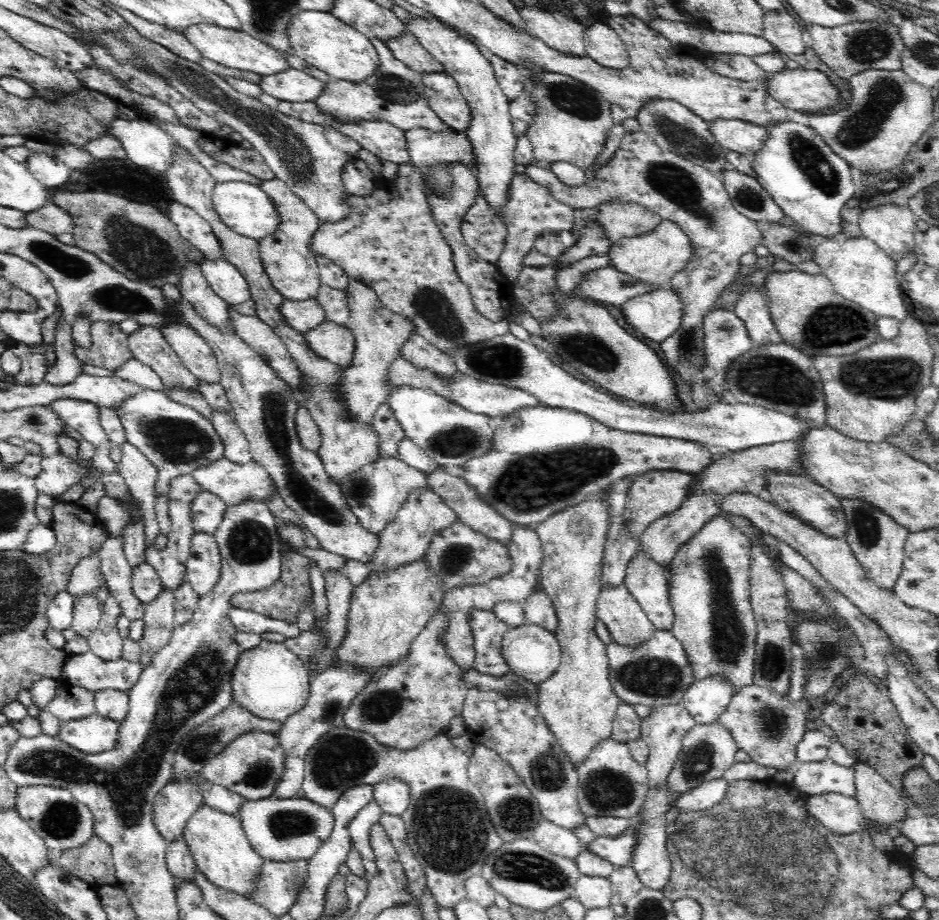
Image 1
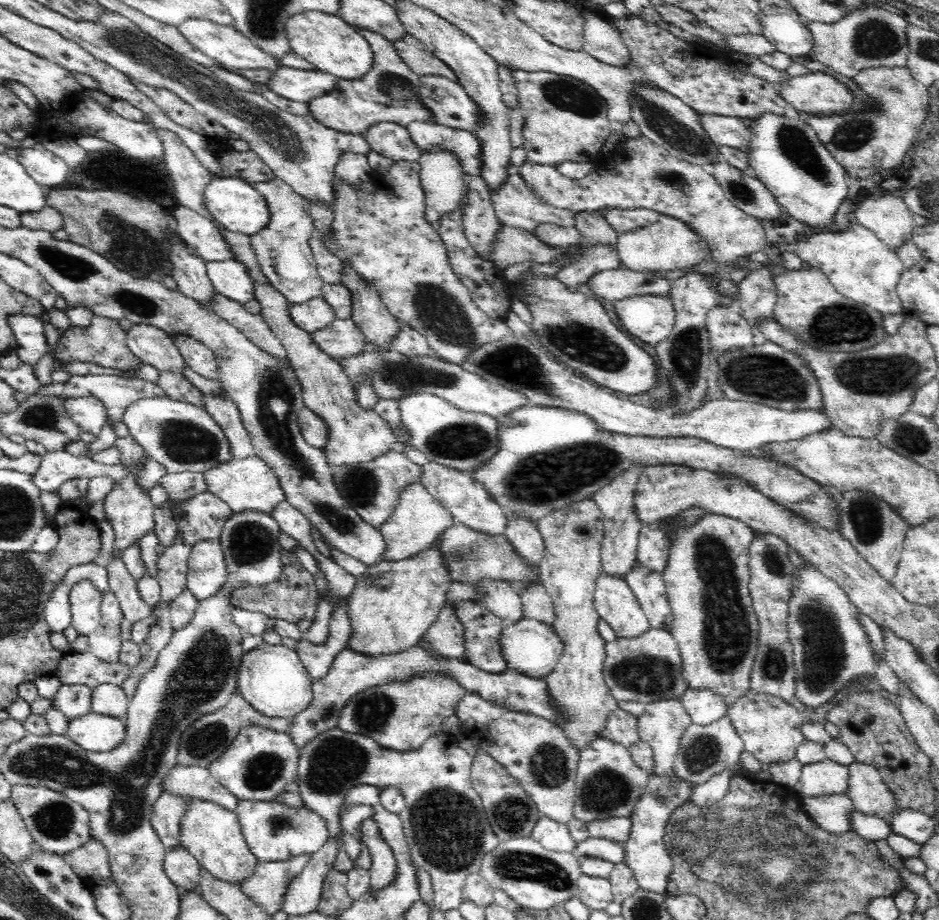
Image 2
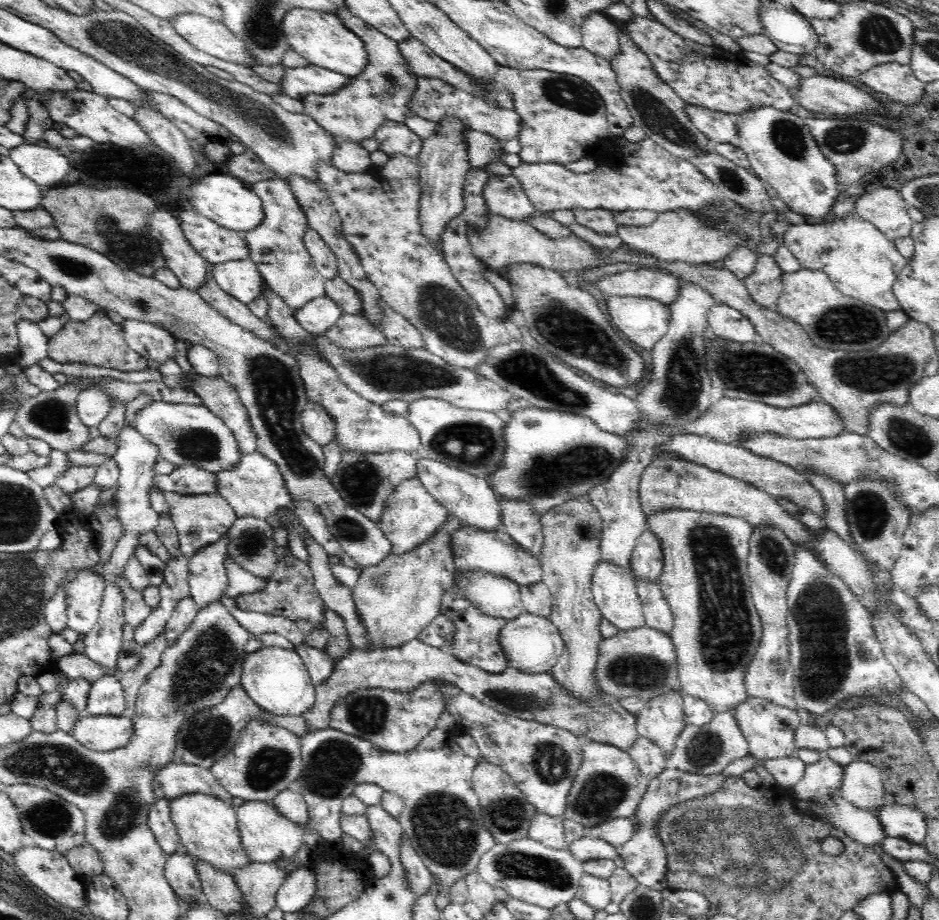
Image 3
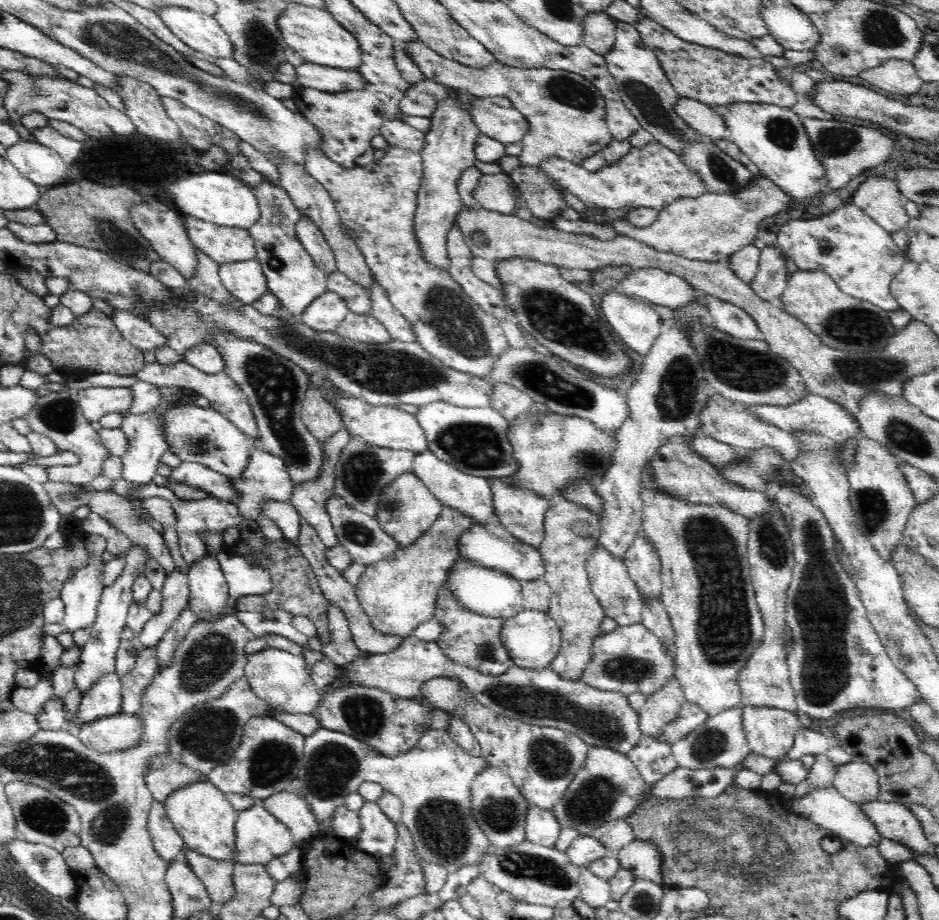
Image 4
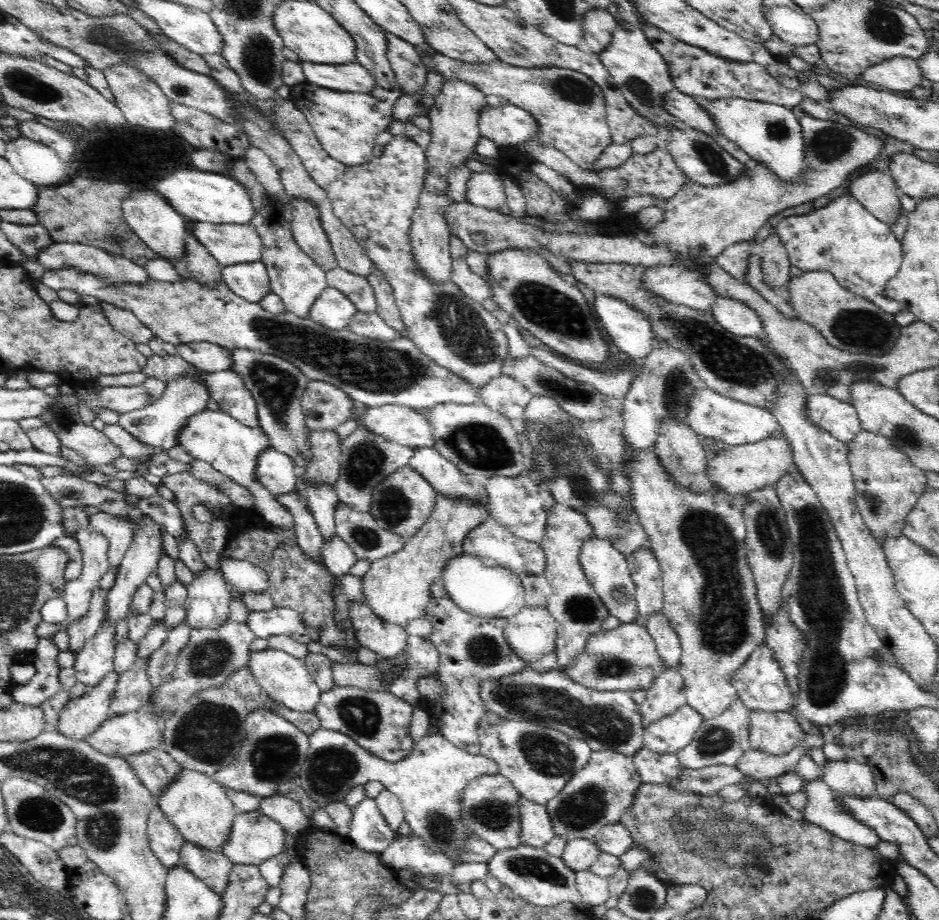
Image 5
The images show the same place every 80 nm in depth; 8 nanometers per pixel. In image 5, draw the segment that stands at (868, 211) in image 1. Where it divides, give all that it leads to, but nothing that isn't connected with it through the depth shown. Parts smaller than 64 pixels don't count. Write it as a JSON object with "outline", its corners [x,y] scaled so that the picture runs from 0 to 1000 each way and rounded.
{"outline":[[[929,184],[907,196],[904,204],[927,232],[949,246],[961,228],[953,203],[953,196],[946,186]]]}

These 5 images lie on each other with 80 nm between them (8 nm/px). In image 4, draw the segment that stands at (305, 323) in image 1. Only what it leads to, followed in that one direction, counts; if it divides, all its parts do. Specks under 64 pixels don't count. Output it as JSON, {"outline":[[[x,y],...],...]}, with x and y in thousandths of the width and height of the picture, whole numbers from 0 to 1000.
{"outline":[[[347,314],[317,346],[339,360],[357,360],[368,343],[373,335],[359,317]]]}

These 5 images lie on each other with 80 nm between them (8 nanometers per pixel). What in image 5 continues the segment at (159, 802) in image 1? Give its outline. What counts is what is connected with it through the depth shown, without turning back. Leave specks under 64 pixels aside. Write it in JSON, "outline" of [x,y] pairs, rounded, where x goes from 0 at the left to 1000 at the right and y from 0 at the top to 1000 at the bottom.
{"outline":[[[165,872],[160,883],[157,905],[161,923],[173,942],[179,946],[186,943],[193,937],[195,909]]]}

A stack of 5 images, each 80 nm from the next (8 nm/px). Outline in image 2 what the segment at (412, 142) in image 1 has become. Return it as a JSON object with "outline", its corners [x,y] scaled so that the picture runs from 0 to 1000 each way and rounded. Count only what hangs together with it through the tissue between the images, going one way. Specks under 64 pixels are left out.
{"outline":[[[449,130],[439,132],[432,138],[445,155],[447,165],[460,160],[483,162],[490,168],[498,191],[512,189],[515,180],[515,158],[509,151],[509,145]]]}

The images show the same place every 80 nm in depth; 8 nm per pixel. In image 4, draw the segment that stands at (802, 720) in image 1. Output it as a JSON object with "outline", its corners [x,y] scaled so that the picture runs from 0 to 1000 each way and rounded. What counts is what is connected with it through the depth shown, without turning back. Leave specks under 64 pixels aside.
{"outline":[[[790,766],[792,796],[800,817],[830,825],[845,812],[850,795],[855,791],[849,774],[829,770],[805,770]]]}

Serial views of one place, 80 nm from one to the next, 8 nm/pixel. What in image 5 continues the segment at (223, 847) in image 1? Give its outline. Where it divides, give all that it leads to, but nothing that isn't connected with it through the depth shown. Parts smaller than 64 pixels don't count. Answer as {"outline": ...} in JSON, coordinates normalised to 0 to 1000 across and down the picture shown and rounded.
{"outline":[[[194,834],[193,838],[169,861],[165,874],[174,886],[192,903],[195,913],[217,922],[236,925],[246,896],[252,886],[239,855],[225,842]]]}

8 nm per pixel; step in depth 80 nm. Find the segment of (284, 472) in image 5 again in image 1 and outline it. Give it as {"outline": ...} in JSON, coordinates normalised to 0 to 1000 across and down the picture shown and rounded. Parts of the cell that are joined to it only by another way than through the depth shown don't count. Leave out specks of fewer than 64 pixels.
{"outline":[[[237,499],[224,508],[213,509],[204,515],[215,528],[215,533],[232,538],[243,550],[256,550],[256,548],[262,548],[264,543],[284,549],[285,543],[296,536],[291,518],[283,512],[282,507],[271,500],[257,504]]]}

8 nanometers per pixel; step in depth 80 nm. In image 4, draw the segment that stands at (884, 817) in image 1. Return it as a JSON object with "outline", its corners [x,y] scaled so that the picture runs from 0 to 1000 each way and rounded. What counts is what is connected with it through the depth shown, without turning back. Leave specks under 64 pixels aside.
{"outline":[[[905,827],[889,835],[885,853],[903,870],[916,874],[934,868],[935,842],[923,828]]]}

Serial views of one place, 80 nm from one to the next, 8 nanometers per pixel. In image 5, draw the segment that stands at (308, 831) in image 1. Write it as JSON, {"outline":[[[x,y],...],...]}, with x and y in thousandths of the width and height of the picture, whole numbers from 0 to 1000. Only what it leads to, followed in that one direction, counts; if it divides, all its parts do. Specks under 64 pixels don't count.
{"outline":[[[276,880],[252,884],[236,918],[248,939],[276,940],[300,924],[301,900]]]}

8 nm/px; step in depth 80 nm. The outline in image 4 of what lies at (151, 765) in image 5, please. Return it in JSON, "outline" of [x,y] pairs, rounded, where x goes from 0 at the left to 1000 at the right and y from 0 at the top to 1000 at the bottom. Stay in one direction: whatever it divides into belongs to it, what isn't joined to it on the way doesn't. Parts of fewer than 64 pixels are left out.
{"outline":[[[166,818],[154,833],[152,847],[160,858],[164,871],[174,872],[177,866],[194,853],[211,847],[219,847],[219,843],[207,839],[197,830],[186,827],[180,818]]]}

